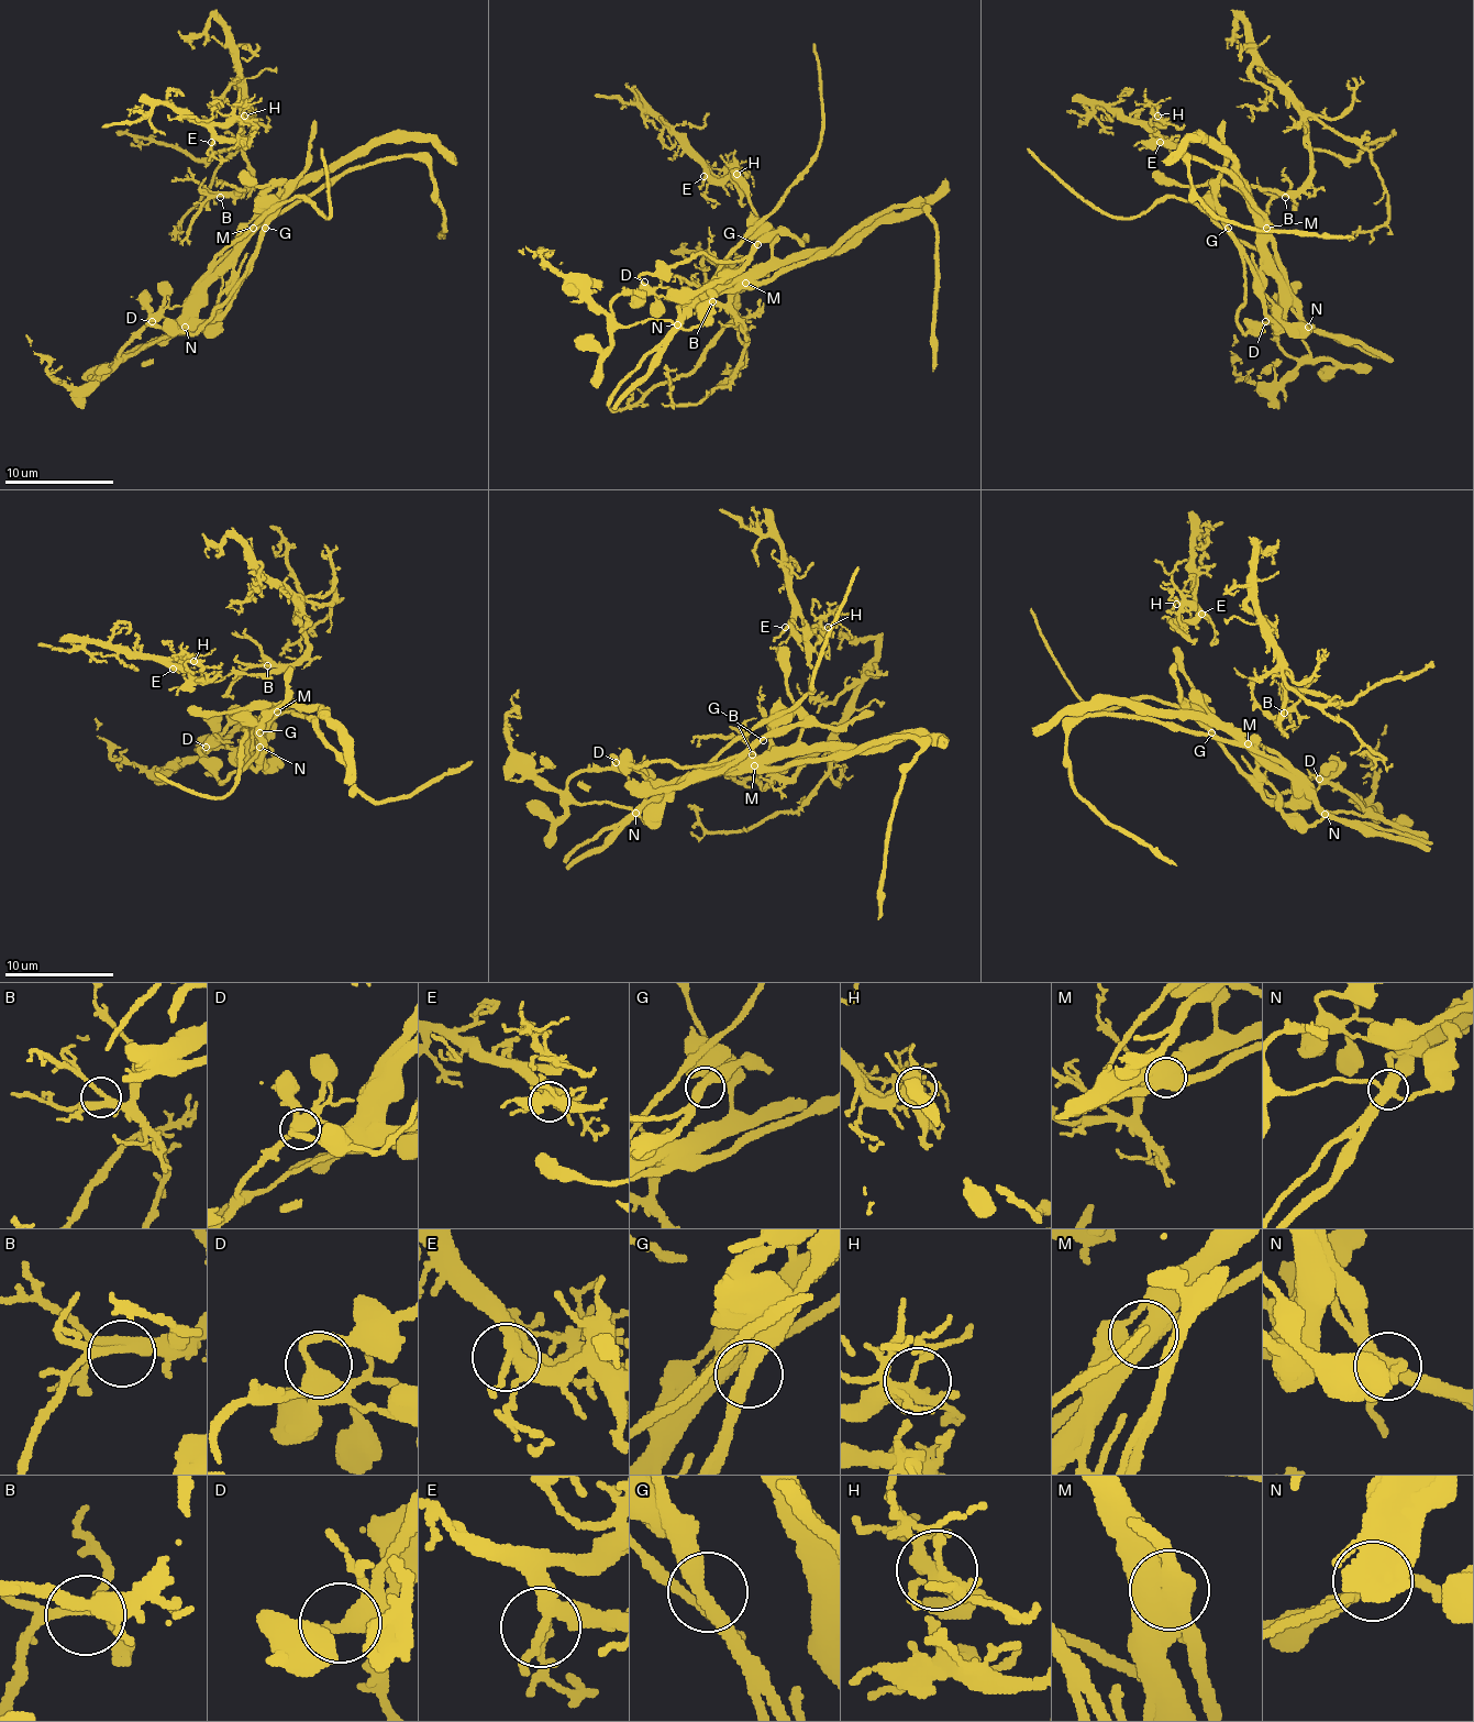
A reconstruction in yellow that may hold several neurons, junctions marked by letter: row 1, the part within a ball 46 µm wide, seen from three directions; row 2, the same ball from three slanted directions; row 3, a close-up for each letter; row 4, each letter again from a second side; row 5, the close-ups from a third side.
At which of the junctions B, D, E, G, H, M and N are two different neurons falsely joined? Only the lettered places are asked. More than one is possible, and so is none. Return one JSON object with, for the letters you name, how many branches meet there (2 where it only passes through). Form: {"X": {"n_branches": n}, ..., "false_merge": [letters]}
{"G": {"n_branches": 2}, "M": {"n_branches": 2}, "N": {"n_branches": 4}, "false_merge": ["G", "M", "N"]}

